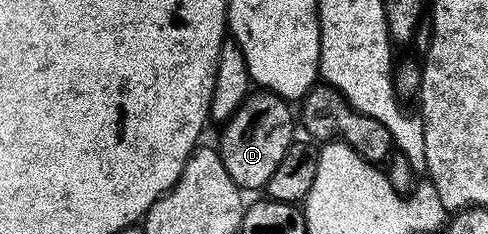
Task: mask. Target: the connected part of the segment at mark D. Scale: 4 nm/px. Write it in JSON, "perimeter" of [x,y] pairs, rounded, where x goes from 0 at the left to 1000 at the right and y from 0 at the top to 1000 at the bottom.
{"perimeter":[[[516,385],[496,453],[488,453],[484,483],[457,517],[447,645],[463,709],[463,744],[471,744],[471,761],[480,761],[496,812],[539,808],[553,744],[561,744],[570,692],[578,692],[578,658],[586,658],[590,628],[602,611],[602,479],[590,462],[596,462],[592,432],[580,427],[576,410],[564,410],[547,385]]]}

